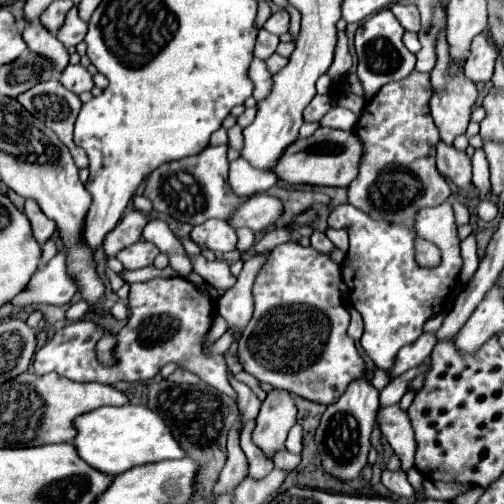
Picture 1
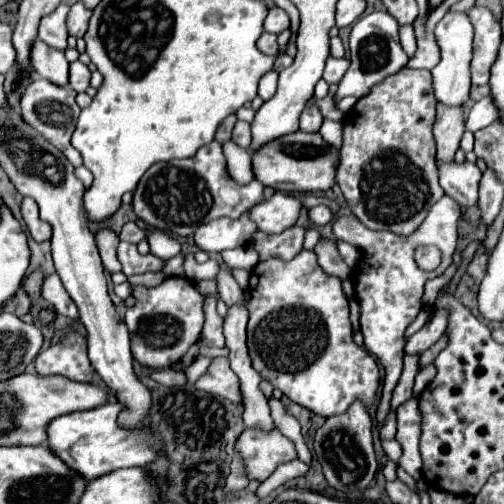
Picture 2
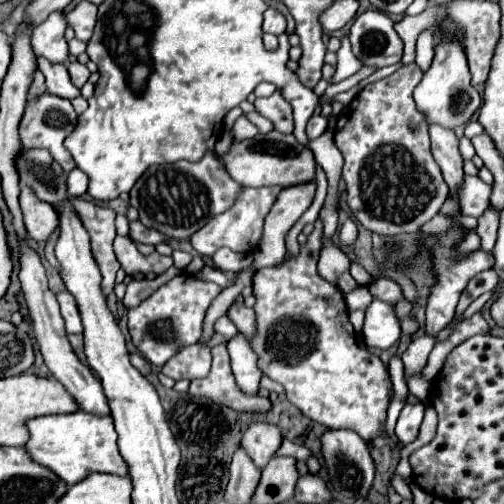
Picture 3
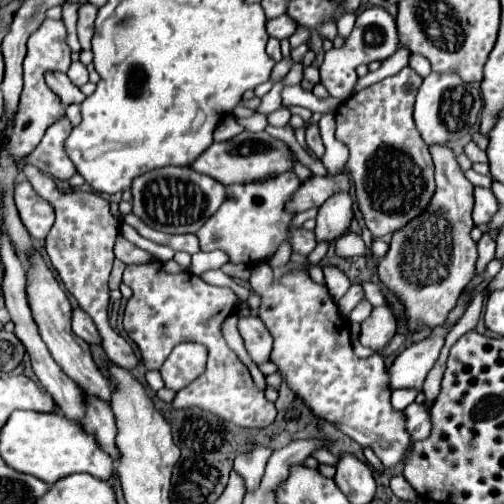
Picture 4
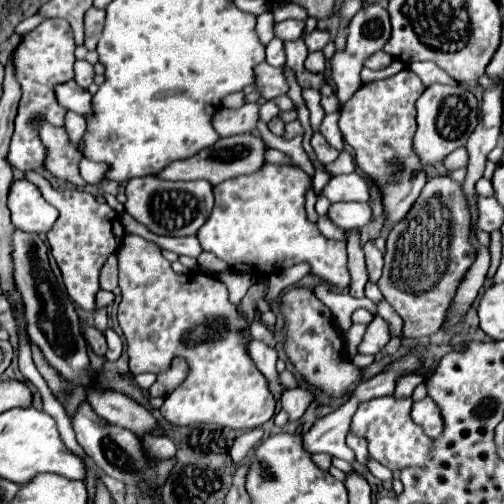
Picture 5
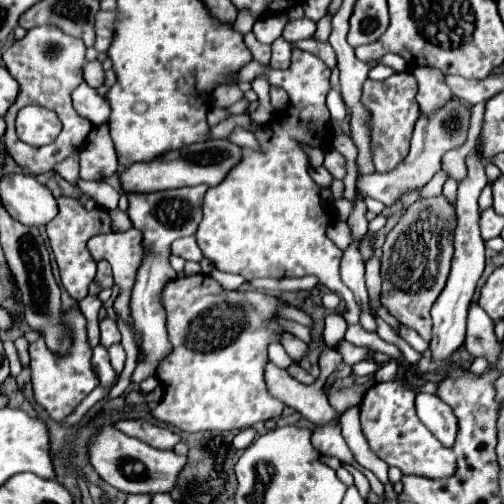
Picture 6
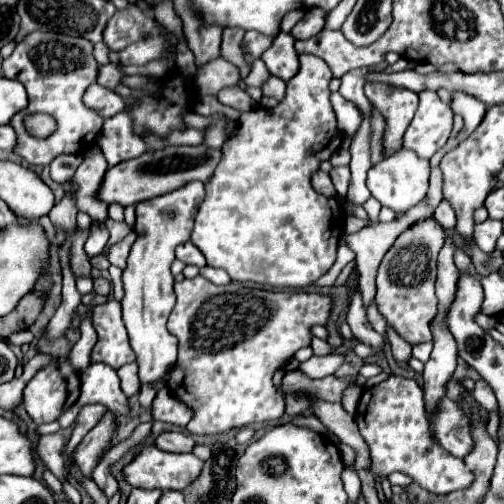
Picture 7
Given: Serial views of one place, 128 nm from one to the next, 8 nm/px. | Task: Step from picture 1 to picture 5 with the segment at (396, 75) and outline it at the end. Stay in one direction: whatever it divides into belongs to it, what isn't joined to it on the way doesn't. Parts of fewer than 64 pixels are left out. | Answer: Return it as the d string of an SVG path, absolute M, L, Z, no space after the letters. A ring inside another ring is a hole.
M364 4L356 16L350 20L348 24L348 36L346 36L346 46L344 50L336 50L332 60L330 60L330 78L336 86L336 96L340 102L346 102L350 100L350 96L362 86L362 80L360 80L360 70L364 68L364 60L370 58L372 54L380 52L386 42L390 40L390 16L388 16L388 10L384 10L380 4Z

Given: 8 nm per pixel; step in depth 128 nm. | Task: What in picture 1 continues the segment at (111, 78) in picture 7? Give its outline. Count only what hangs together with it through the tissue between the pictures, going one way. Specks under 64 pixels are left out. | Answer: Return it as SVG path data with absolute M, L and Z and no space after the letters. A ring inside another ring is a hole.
M80 64L66 66L64 72L62 72L62 76L60 76L60 82L64 84L64 88L68 88L74 94L92 90L92 86L94 86L94 80L92 80L90 72L84 66L80 66Z

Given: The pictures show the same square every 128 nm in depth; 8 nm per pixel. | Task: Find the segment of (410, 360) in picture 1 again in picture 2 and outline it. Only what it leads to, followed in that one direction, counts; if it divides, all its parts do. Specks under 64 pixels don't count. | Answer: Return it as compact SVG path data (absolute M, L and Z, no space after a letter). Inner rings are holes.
M440 310L440 312L434 312L426 326L422 330L418 330L414 336L408 338L406 342L406 354L422 354L424 350L428 350L432 344L436 344L440 340L440 336L444 334L444 328L446 328L446 312Z

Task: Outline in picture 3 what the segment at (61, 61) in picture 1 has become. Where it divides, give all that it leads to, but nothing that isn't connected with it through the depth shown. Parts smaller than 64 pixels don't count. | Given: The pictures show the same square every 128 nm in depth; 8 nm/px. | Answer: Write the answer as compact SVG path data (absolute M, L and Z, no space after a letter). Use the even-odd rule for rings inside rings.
M40 58L38 70L44 74L46 88L50 94L56 94L56 96L68 98L68 100L80 96L80 90L70 82L70 76L68 76L68 70L64 64L52 64L46 58Z

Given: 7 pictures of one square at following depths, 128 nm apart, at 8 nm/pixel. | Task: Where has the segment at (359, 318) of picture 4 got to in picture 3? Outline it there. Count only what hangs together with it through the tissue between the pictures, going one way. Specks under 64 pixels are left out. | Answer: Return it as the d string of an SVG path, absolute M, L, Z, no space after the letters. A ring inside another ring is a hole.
M358 286L355 290L345 295L345 302L349 312L366 308L373 297L367 288Z

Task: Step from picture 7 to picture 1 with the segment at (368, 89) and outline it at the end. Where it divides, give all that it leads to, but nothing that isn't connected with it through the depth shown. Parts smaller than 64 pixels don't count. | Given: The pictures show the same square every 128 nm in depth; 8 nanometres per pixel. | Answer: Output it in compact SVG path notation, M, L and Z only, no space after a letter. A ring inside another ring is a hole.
M412 72L408 80L390 82L380 88L370 102L370 112L364 112L354 126L364 144L364 156L358 178L348 186L348 202L368 212L374 220L410 226L416 210L438 206L450 196L450 186L436 170L436 144L440 136L430 116L428 100L428 74Z

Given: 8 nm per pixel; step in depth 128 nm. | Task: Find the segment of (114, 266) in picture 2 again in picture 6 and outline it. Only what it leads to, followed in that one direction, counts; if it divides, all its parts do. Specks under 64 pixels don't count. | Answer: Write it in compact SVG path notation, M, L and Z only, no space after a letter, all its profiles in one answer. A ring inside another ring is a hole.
M60 196L56 198L58 202L58 216L46 226L48 228L48 240L50 240L50 246L52 246L52 252L54 252L54 258L58 262L58 268L60 268L60 278L62 278L62 284L64 288L68 290L68 294L80 302L82 298L86 298L88 294L88 286L90 282L94 280L94 274L96 274L96 260L90 256L88 248L86 248L86 242L92 238L92 236L98 236L98 234L108 234L112 232L112 220L110 220L110 212L108 208L102 208L102 206L96 206L92 210L84 208L80 204L78 198L68 198L68 196ZM112 344L112 346L108 348L108 354L110 354L110 364L112 364L114 370L120 374L122 368L124 368L124 358L126 358L122 346L120 346L120 344Z

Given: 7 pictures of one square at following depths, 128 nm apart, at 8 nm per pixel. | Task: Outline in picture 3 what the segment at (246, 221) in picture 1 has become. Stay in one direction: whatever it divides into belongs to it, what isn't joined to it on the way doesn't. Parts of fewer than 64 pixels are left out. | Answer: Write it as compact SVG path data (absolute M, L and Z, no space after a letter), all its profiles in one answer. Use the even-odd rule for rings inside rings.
M298 184L280 190L274 206L264 220L264 236L260 240L260 260L254 258L254 266L276 266L286 254L286 234L296 224L296 220L308 210L316 192L316 184Z

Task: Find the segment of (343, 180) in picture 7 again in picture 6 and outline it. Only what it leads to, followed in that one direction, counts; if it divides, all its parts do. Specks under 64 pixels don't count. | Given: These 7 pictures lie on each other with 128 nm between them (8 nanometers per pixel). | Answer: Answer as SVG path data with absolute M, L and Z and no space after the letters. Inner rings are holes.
M334 148L324 152L324 168L334 176L334 178L344 178L346 174L346 160L340 152L336 152Z

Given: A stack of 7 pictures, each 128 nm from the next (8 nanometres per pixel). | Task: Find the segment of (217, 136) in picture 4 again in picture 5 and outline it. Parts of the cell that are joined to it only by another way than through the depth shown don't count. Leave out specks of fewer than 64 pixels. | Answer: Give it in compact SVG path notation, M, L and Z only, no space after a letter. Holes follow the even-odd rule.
M312 52L308 54L306 62L304 62L304 68L308 68L308 72L314 72L314 74L320 74L326 66L326 58L322 52ZM246 104L238 110L230 110L230 108L222 108L222 112L218 112L214 116L214 130L220 136L232 136L232 134L246 134L252 132L256 128L258 122L258 104Z

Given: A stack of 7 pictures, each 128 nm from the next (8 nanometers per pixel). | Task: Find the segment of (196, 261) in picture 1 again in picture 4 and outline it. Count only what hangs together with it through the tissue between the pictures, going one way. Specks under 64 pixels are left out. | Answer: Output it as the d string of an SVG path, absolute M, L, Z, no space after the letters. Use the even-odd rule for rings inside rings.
M240 316L238 318L238 332L244 338L246 352L250 358L260 364L270 360L270 350L272 350L272 336L264 328L262 320L258 316Z

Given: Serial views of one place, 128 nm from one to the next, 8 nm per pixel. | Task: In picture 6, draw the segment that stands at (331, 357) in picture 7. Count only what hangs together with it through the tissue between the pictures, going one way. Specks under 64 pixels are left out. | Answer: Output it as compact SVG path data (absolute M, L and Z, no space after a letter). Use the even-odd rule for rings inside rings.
M342 340L338 344L338 350L340 350L344 362L350 364L350 366L356 364L356 362L360 362L360 360L364 360L368 356L368 352L370 352L368 348L360 348L360 346L354 346L354 344L346 344L346 340Z

